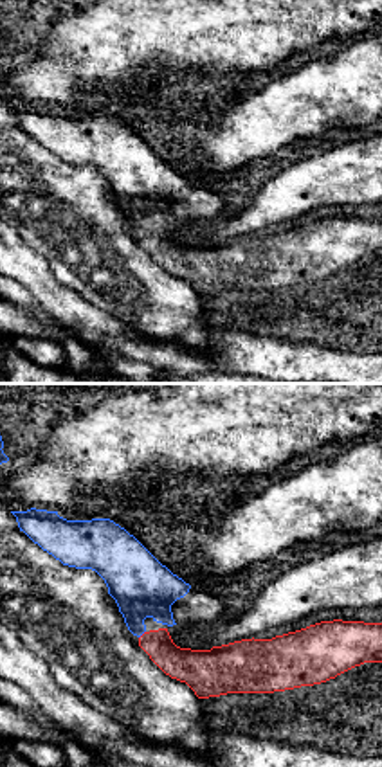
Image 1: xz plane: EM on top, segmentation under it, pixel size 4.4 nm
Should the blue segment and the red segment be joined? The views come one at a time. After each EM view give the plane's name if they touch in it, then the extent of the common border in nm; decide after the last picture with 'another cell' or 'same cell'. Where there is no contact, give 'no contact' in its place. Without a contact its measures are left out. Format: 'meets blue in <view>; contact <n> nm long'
meets blue in xz; contact 50 nm long

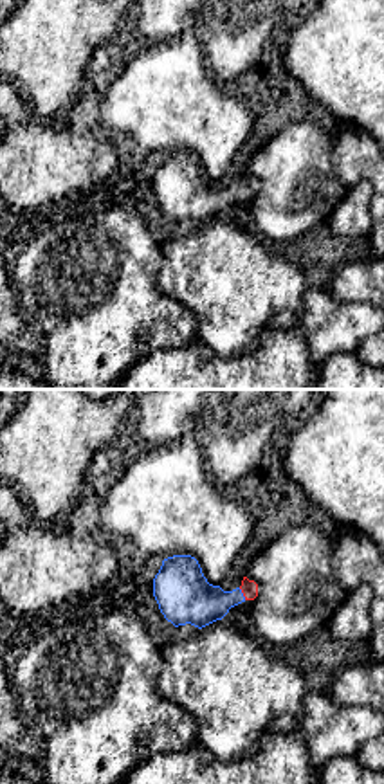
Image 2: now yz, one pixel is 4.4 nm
meets blue in yz; contact 70 nm long

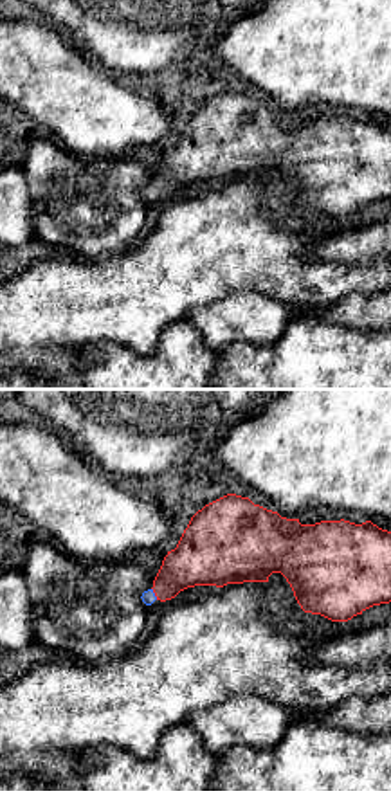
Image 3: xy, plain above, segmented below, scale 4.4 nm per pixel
meets blue in xy; contact 60 nm long

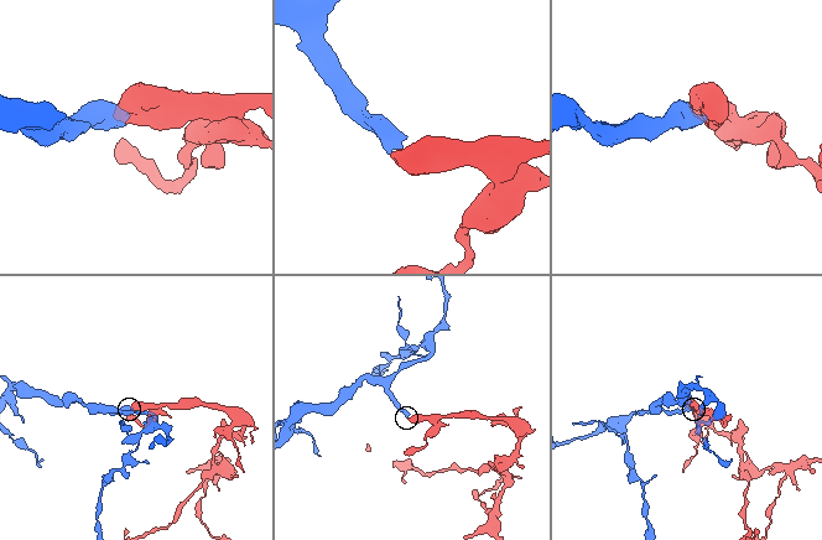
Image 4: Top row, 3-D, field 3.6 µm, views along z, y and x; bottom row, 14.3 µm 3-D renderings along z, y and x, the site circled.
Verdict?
same cell

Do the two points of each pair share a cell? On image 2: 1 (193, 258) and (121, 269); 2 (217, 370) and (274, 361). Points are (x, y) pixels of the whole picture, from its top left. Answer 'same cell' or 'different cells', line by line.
1: different cells
2: same cell

